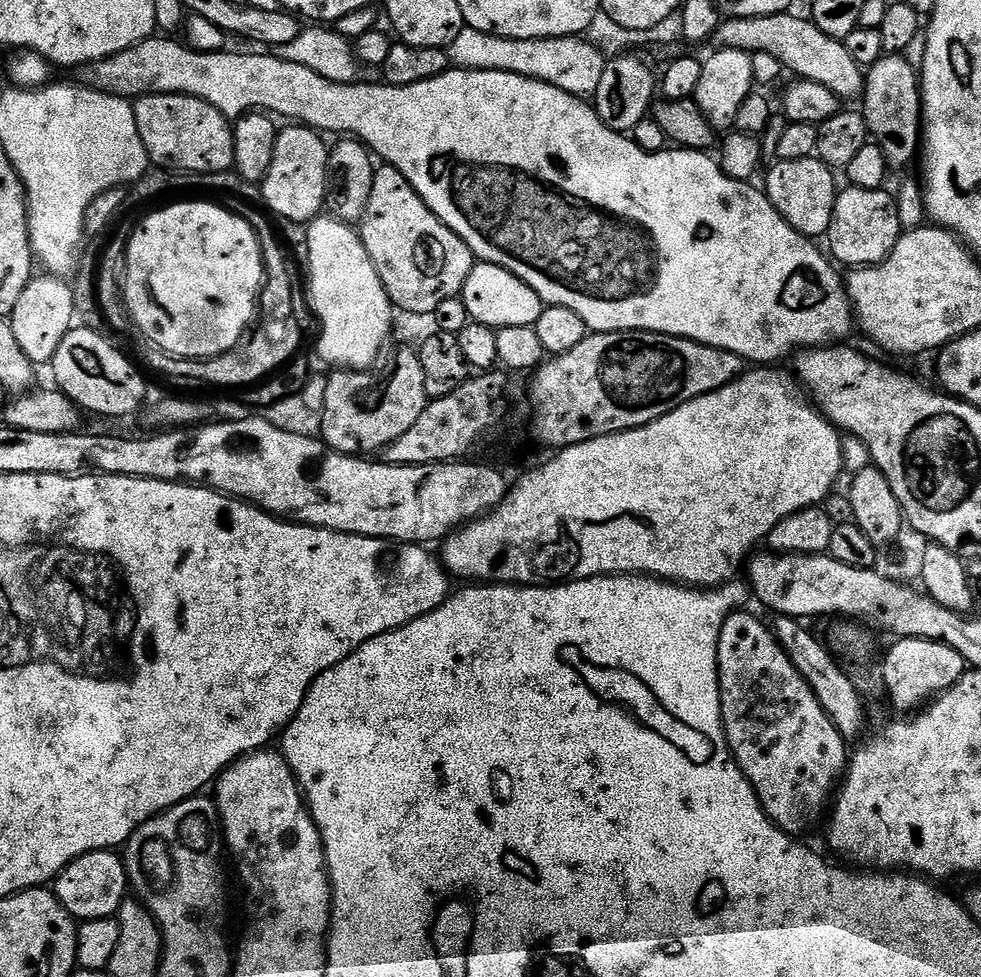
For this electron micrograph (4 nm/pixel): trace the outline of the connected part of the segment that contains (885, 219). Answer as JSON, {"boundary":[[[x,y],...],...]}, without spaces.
{"boundary":[[[848,186],[845,189],[845,192],[843,189],[836,194],[834,214],[830,218],[826,237],[827,251],[837,265],[845,264],[845,269],[871,268],[891,254],[902,235],[899,210],[896,207],[897,197],[884,188],[862,190]]]}

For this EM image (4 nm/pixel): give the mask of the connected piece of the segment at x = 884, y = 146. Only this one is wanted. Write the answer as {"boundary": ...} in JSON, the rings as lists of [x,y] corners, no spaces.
{"boundary":[[[885,54],[881,56],[878,62],[874,62],[872,67],[867,69],[865,78],[864,78],[864,90],[862,93],[862,101],[864,100],[864,108],[862,107],[862,115],[864,117],[864,121],[866,122],[866,126],[868,127],[868,135],[869,137],[874,138],[875,144],[880,147],[882,150],[882,154],[886,158],[886,162],[888,163],[889,169],[896,170],[896,168],[904,168],[908,163],[911,162],[912,158],[917,157],[918,147],[922,142],[922,105],[920,102],[920,82],[918,79],[918,70],[915,65],[912,65],[907,57],[904,54]]]}

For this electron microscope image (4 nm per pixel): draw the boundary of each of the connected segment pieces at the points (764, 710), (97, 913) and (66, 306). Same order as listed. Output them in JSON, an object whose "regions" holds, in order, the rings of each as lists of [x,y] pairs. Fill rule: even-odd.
{"regions":[[[[737,610],[731,613],[722,626],[720,641],[718,642],[718,674],[720,675],[720,709],[724,719],[724,733],[728,739],[728,748],[732,752],[732,757],[736,759],[736,764],[742,770],[742,774],[746,774],[746,778],[754,786],[756,796],[760,799],[760,805],[764,807],[764,813],[783,832],[801,834],[800,832],[806,831],[823,812],[825,815],[826,809],[833,799],[834,789],[846,771],[846,765],[850,759],[849,745],[838,734],[838,730],[831,718],[826,714],[826,710],[822,710],[814,690],[810,690],[810,686],[805,682],[804,676],[798,674],[798,670],[792,665],[788,655],[784,653],[783,646],[776,640],[775,631],[769,625],[767,628],[758,617],[751,616],[748,610]]],[[[115,851],[88,852],[60,871],[54,881],[54,895],[68,915],[77,921],[115,917],[129,895],[128,871]]],[[[51,274],[33,275],[32,281],[22,290],[22,298],[14,306],[11,314],[14,338],[18,338],[18,346],[22,346],[22,354],[30,358],[33,365],[47,365],[52,359],[62,338],[72,331],[76,316],[76,296],[68,285],[67,279]]]]}

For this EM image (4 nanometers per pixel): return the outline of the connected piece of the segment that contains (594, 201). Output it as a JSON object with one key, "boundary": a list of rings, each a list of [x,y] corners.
{"boundary":[[[153,34],[118,54],[83,65],[78,72],[79,83],[97,88],[99,92],[111,96],[125,98],[193,96],[202,102],[210,102],[210,106],[214,106],[229,118],[239,118],[253,110],[263,110],[276,118],[285,116],[288,122],[314,128],[321,134],[340,132],[336,134],[359,138],[379,159],[380,156],[384,159],[381,161],[385,165],[398,169],[408,179],[422,202],[426,202],[428,209],[450,231],[458,234],[462,242],[466,242],[477,261],[510,270],[510,274],[522,278],[522,282],[526,282],[526,286],[530,286],[530,290],[534,290],[534,294],[538,294],[538,298],[544,301],[545,305],[574,310],[574,314],[578,314],[578,318],[582,318],[582,322],[586,322],[592,332],[661,332],[667,336],[680,336],[683,340],[696,340],[711,348],[733,352],[745,362],[756,366],[771,365],[776,362],[772,360],[780,360],[788,355],[791,357],[797,350],[818,348],[827,345],[829,341],[847,341],[844,339],[851,334],[852,328],[854,332],[852,303],[848,301],[845,281],[835,272],[837,269],[833,261],[823,251],[820,253],[809,237],[793,230],[790,222],[786,222],[786,218],[778,214],[767,195],[757,185],[757,189],[755,188],[755,183],[728,177],[719,163],[713,157],[712,160],[708,157],[707,151],[676,146],[671,149],[673,152],[644,152],[636,145],[636,141],[625,133],[616,132],[606,126],[591,103],[585,102],[581,97],[566,94],[566,90],[558,90],[546,82],[522,78],[518,74],[506,74],[498,70],[466,70],[452,66],[440,76],[426,82],[414,82],[410,86],[396,88],[383,82],[335,84],[322,78],[322,74],[314,74],[314,70],[306,70],[306,66],[298,66],[298,62],[286,62],[260,50],[248,51],[252,52],[246,53],[245,56],[230,50],[197,52],[187,43],[179,44],[176,38]]]}

